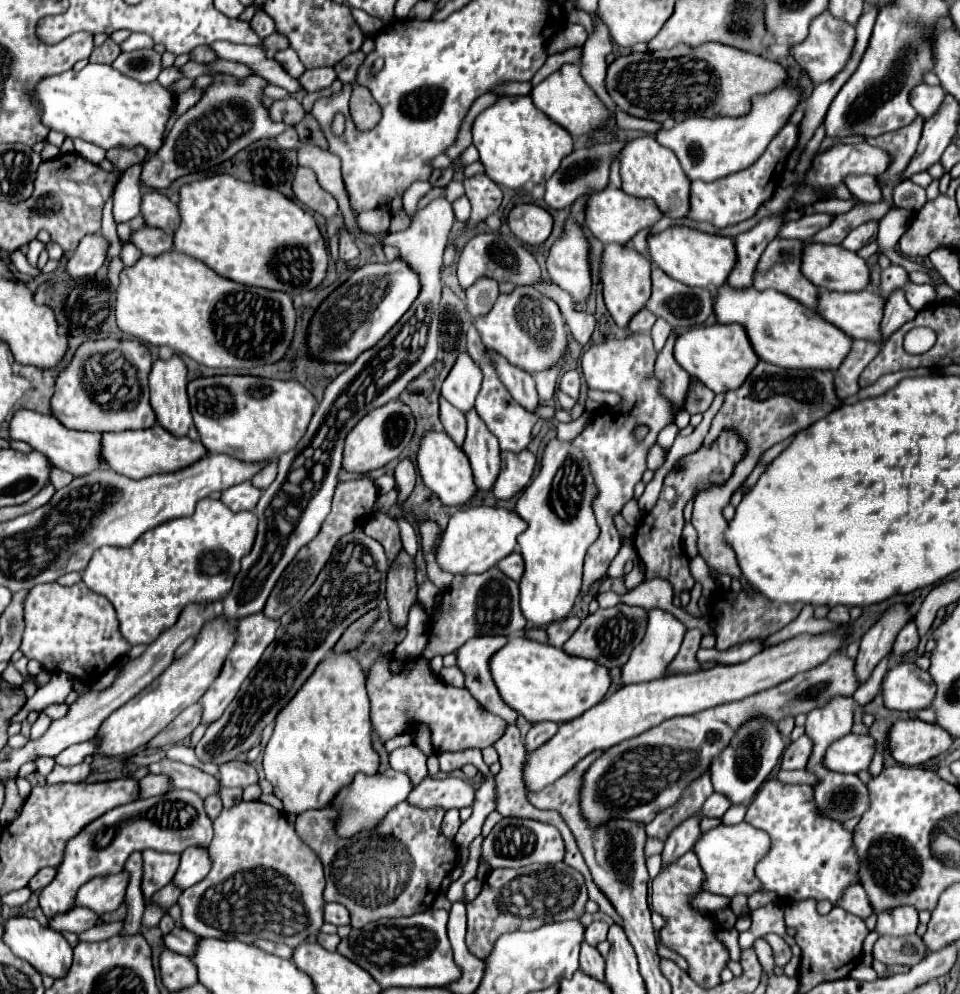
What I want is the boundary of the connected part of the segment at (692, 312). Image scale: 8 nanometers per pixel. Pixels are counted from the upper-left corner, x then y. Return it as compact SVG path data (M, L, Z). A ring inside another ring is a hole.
M652 269L652 297L646 303L646 309L652 311L656 317L666 319L674 329L688 331L690 327L702 327L714 313L714 293L708 289L682 285L680 281L672 281L666 273L660 273L660 269Z

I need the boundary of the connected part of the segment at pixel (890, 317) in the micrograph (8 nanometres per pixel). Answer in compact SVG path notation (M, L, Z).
M896 289L890 293L886 309L884 309L884 323L882 323L882 335L890 335L896 329L900 329L906 321L914 319L916 311L910 307L910 303L906 301L906 291L904 289Z

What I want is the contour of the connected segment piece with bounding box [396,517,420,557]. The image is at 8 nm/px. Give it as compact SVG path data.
M398 517L396 521L400 528L403 548L409 555L415 557L418 548L420 548L416 531L414 530L413 526L408 522L408 520L404 517Z

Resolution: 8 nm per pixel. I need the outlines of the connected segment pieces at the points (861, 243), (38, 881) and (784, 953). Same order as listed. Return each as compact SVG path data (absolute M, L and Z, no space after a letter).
M874 221L864 223L864 225L852 229L852 233L848 233L848 237L842 241L842 247L850 249L850 251L860 251L876 237L876 233L878 233L878 223L874 223Z
M52 867L40 869L40 873L36 873L36 877L32 877L32 881L28 883L30 891L40 891L40 889L44 889L44 887L52 881L54 873L56 873L56 869L52 869Z
M768 933L768 935L766 935L766 941L768 941L768 943L772 945L772 949L774 949L774 961L776 961L776 965L784 967L784 965L792 959L790 945L788 945L780 935L776 935L776 933Z

